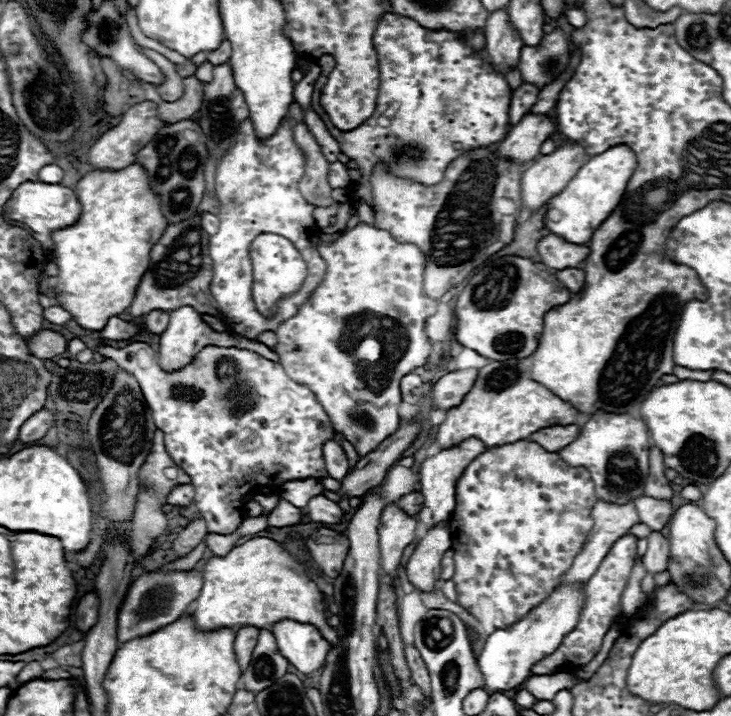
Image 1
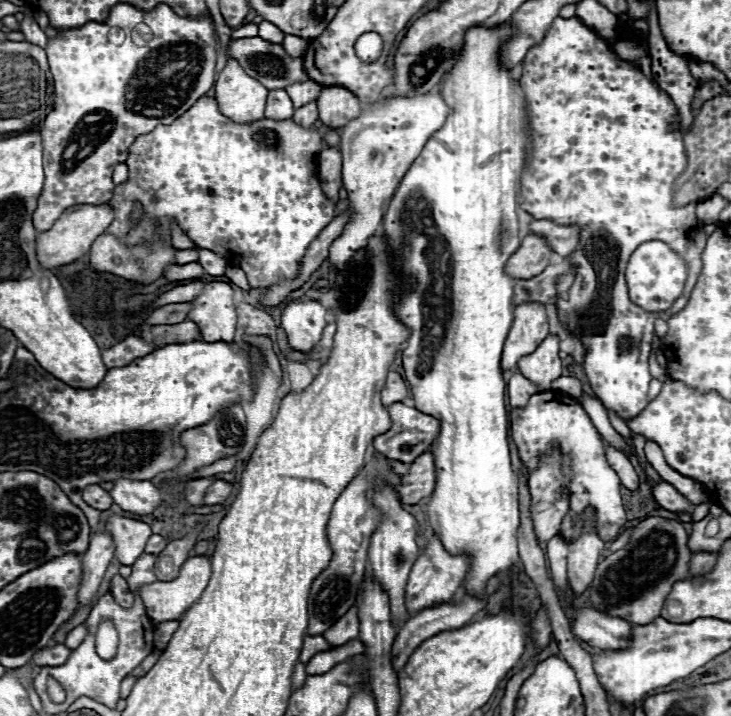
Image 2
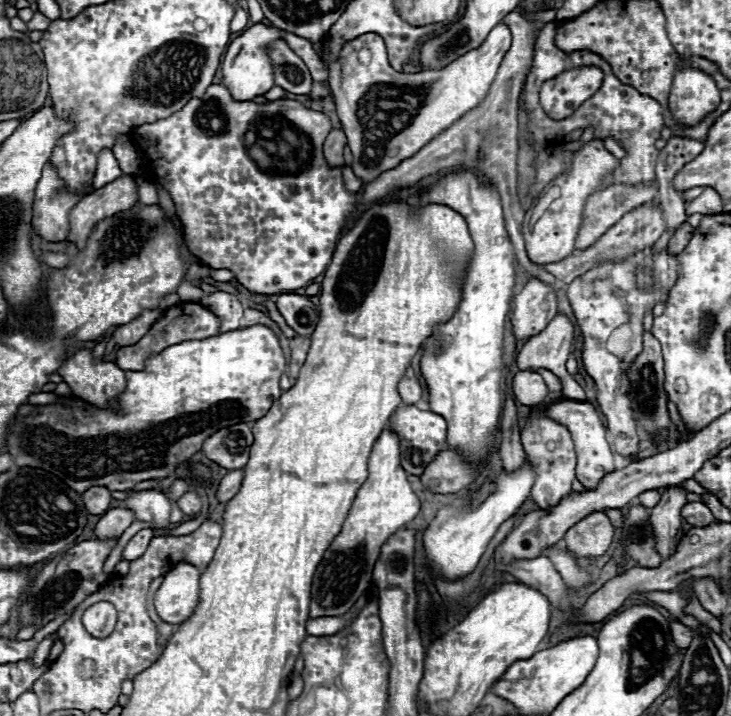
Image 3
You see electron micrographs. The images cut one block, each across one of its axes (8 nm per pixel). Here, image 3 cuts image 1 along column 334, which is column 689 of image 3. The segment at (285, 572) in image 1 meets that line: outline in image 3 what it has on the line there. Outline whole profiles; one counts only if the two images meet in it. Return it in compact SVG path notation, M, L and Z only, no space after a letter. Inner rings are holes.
M678 620L676 622L672 622L670 624L670 628L672 628L672 638L674 638L674 644L680 648L680 650L684 650L684 648L688 648L688 644L690 644L690 628L688 626L684 626L684 624L680 624Z

